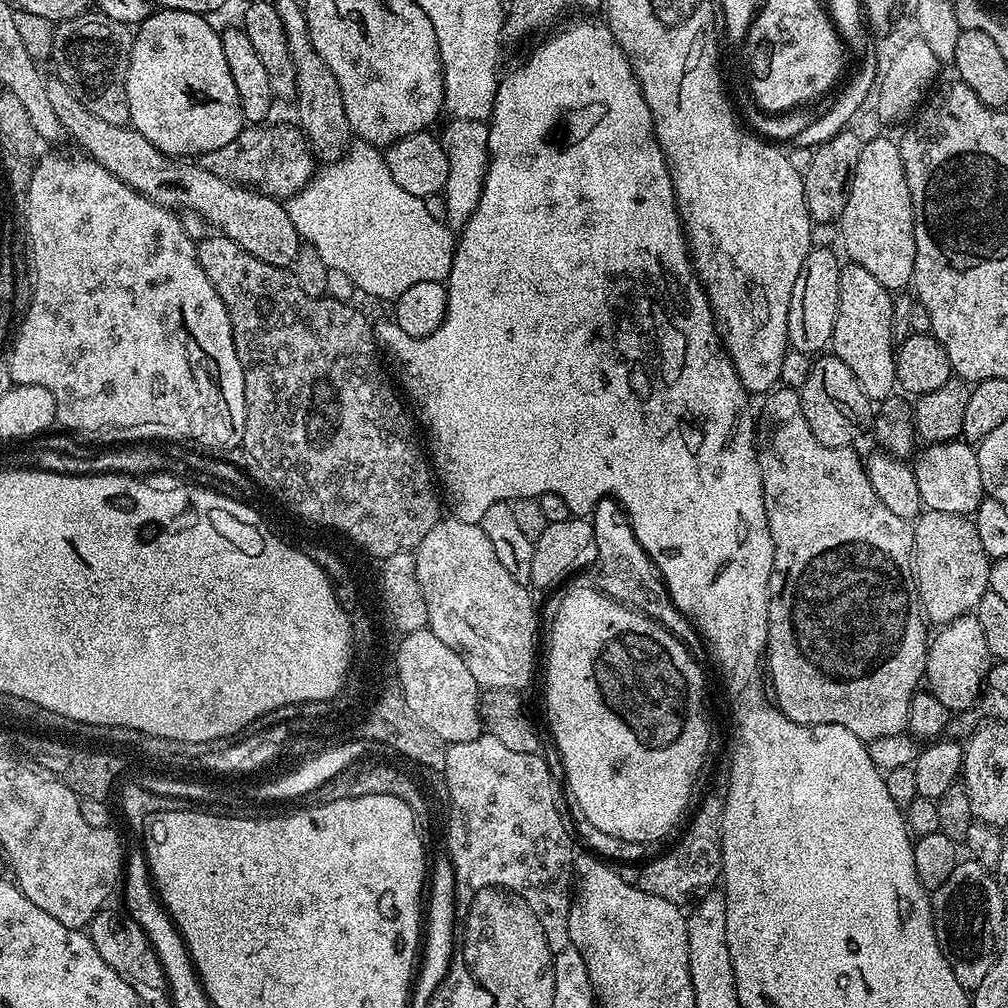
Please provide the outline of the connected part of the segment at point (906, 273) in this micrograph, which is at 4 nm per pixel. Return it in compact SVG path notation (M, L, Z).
M876 136L864 144L862 154L858 154L858 166L854 166L852 183L848 185L848 201L846 210L842 210L838 221L840 240L844 243L843 255L862 270L874 274L878 282L889 290L904 290L911 285L916 261L914 246L914 210L910 198L910 186L906 184L906 174L902 166L902 154L899 143L895 139L887 140L884 136Z

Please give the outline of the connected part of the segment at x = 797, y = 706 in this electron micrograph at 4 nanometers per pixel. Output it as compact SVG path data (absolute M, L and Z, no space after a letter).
M777 387L763 397L764 405L759 405L756 426L756 457L762 474L766 518L770 526L770 538L774 542L774 566L768 587L768 651L766 653L766 676L770 681L770 692L780 713L799 724L837 724L859 740L871 742L881 740L890 734L901 734L908 726L910 698L921 687L924 680L924 667L928 661L930 632L924 629L926 617L920 607L920 597L916 595L914 579L914 553L912 550L913 525L898 518L898 514L886 507L886 502L874 494L870 486L865 461L855 451L855 447L831 448L822 446L802 414L802 402L797 389Z

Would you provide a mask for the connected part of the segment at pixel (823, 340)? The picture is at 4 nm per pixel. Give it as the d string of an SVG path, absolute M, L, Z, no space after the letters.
M814 246L806 254L806 262L802 262L802 270L798 270L794 294L790 294L788 315L788 343L793 352L820 354L832 343L834 322L838 318L842 267L841 257L837 256L828 248Z

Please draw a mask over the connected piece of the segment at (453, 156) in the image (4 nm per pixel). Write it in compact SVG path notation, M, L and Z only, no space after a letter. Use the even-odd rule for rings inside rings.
M453 117L448 123L450 124L446 128L446 134L442 136L448 164L447 180L443 190L447 210L445 223L452 231L459 232L464 228L466 221L470 219L481 200L481 190L485 182L485 175L488 173L489 123L478 119L458 119L456 117Z

